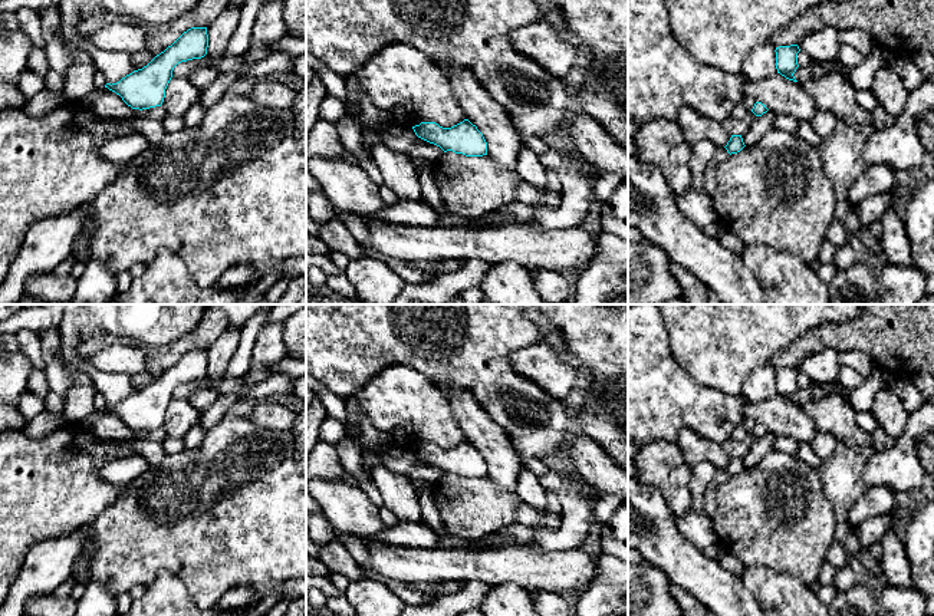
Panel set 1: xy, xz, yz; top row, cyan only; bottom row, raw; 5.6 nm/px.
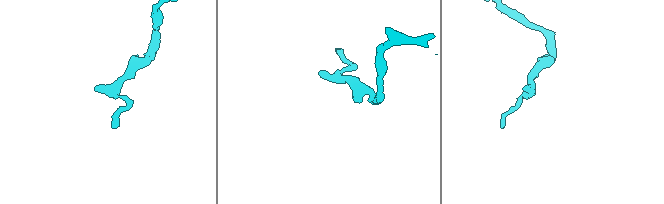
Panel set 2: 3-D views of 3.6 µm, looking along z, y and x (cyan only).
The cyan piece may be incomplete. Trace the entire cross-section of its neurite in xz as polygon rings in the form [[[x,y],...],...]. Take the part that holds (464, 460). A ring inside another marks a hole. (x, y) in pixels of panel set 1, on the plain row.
[[[468,441],[451,449],[443,449],[435,444],[421,444],[412,451],[418,459],[440,468],[444,474],[453,472],[466,478],[487,477],[483,455]]]

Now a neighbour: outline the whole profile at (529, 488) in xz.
[[[520,471],[517,477],[516,494],[526,505],[530,505],[537,510],[546,508],[546,490],[542,487],[539,477],[532,471]]]

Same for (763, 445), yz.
[[[767,432],[762,438],[757,438],[749,452],[741,457],[744,467],[750,468],[767,455],[773,449],[776,438],[777,435],[773,432]]]

